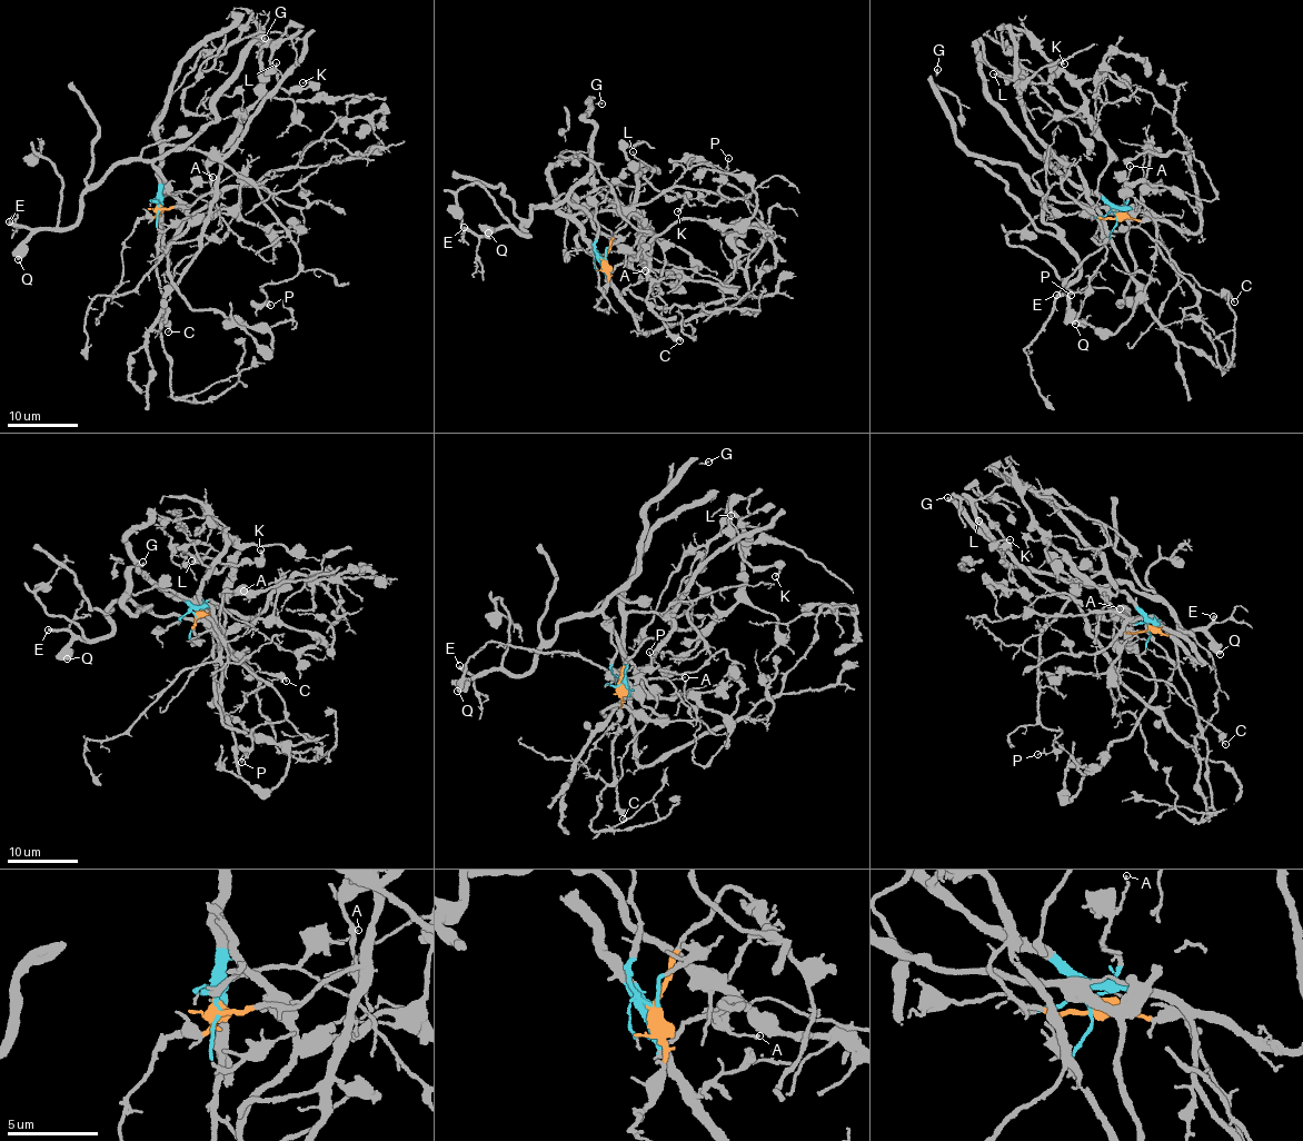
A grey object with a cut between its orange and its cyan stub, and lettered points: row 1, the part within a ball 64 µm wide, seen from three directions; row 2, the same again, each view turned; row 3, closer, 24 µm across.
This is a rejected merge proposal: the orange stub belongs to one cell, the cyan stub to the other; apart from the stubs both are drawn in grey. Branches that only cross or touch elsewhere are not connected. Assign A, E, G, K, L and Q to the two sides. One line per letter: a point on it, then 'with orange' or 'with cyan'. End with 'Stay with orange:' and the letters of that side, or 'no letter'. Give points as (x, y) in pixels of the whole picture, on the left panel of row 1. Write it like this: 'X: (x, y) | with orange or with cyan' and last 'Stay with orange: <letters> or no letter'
A: (212, 177) | with cyan
E: (9, 221) | with cyan
G: (265, 38) | with cyan
K: (302, 82) | with orange
L: (276, 62) | with orange
Q: (18, 259) | with cyan
Stay with orange: K, L

